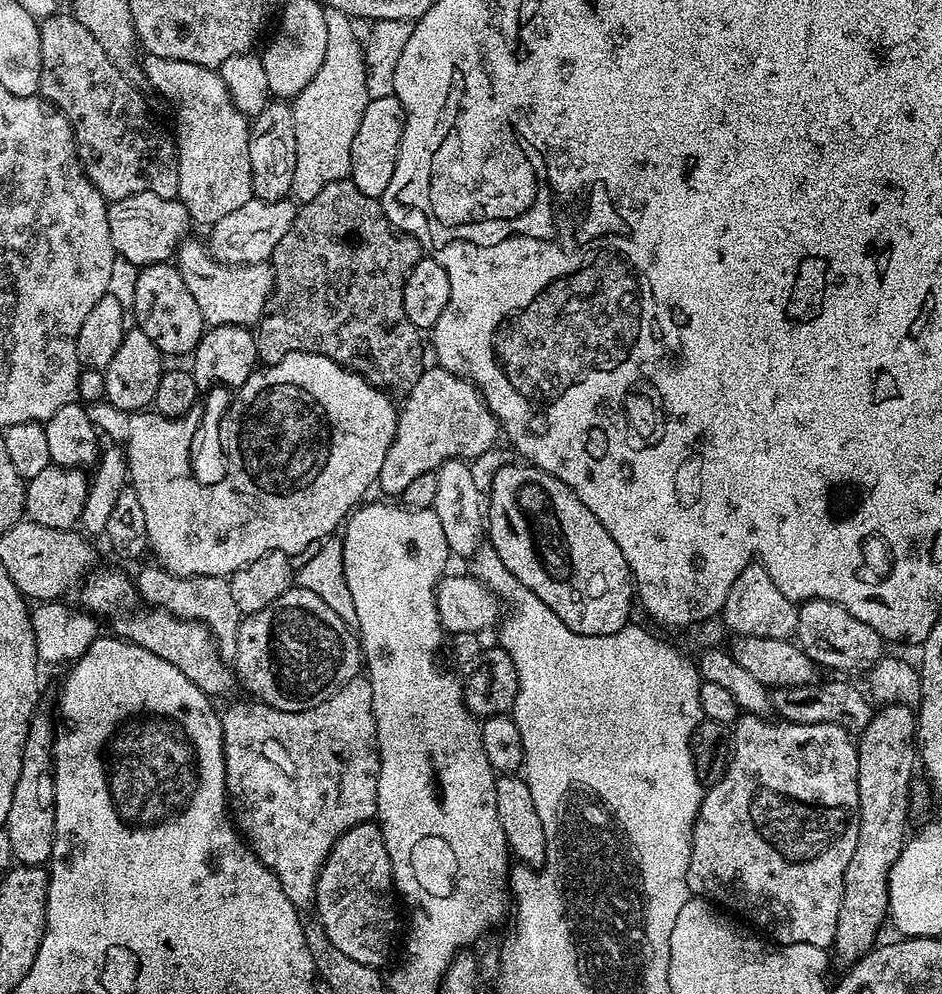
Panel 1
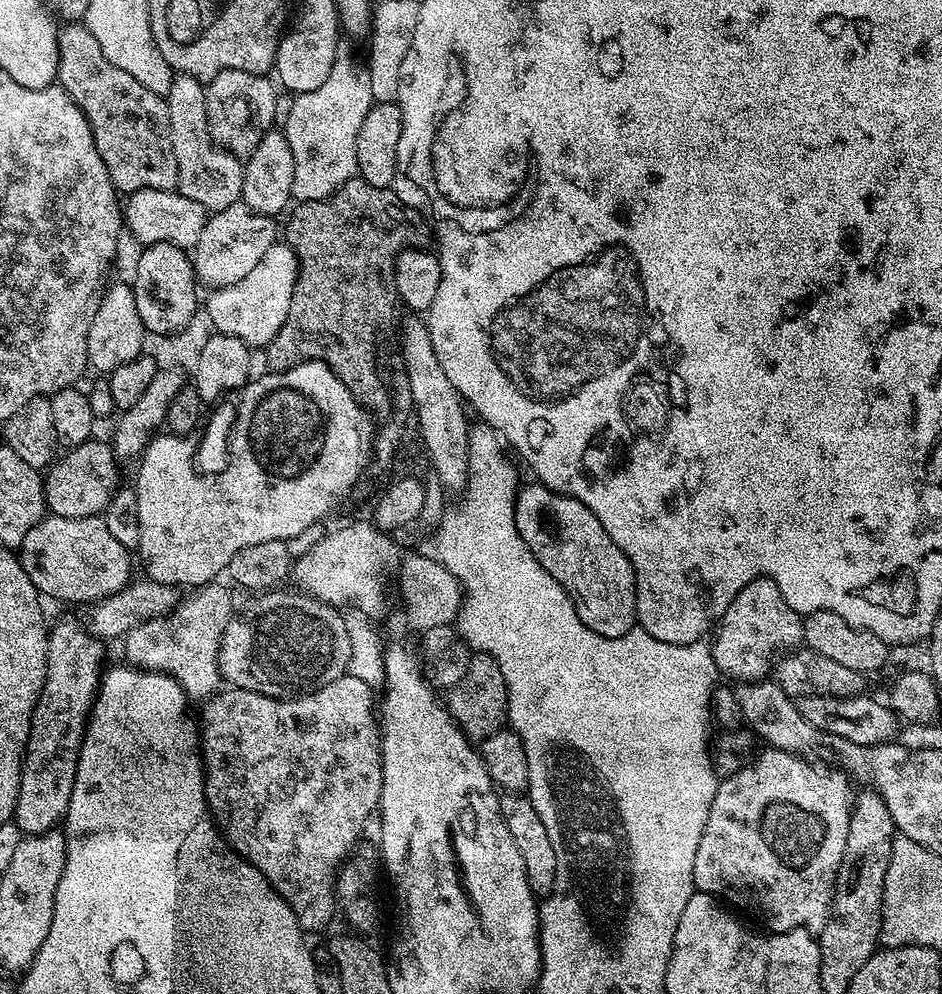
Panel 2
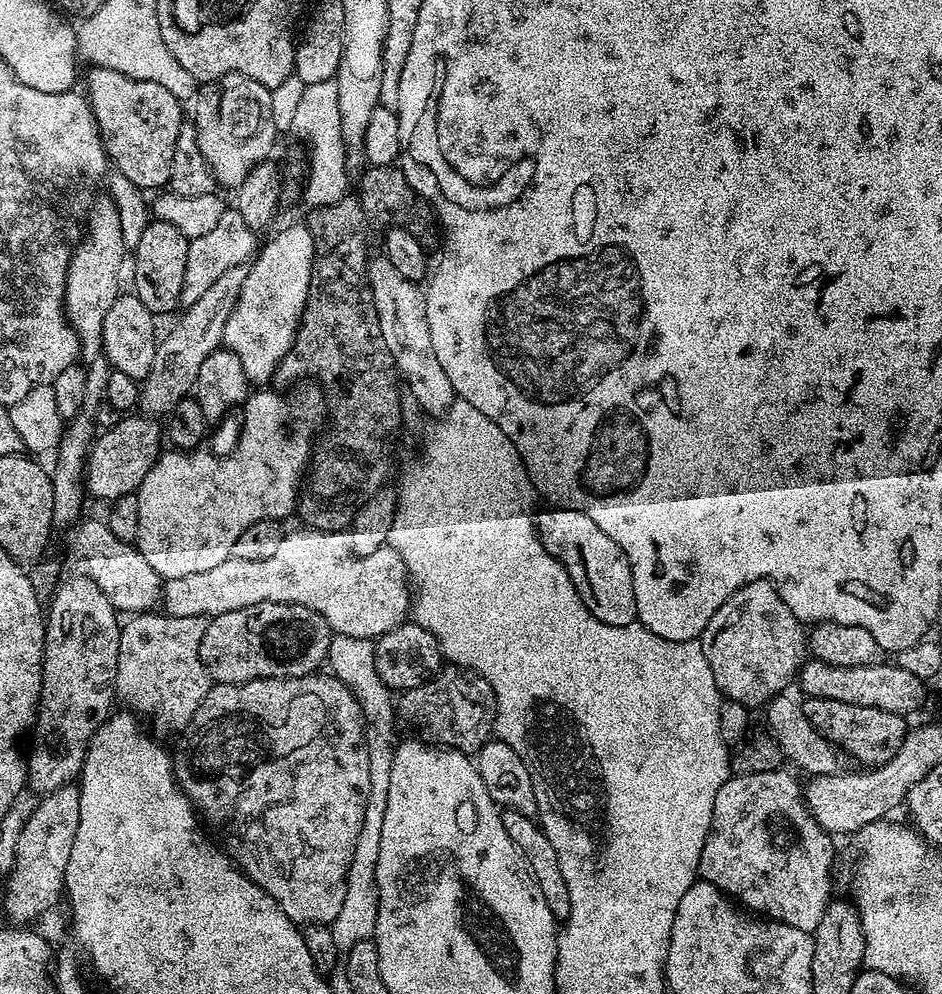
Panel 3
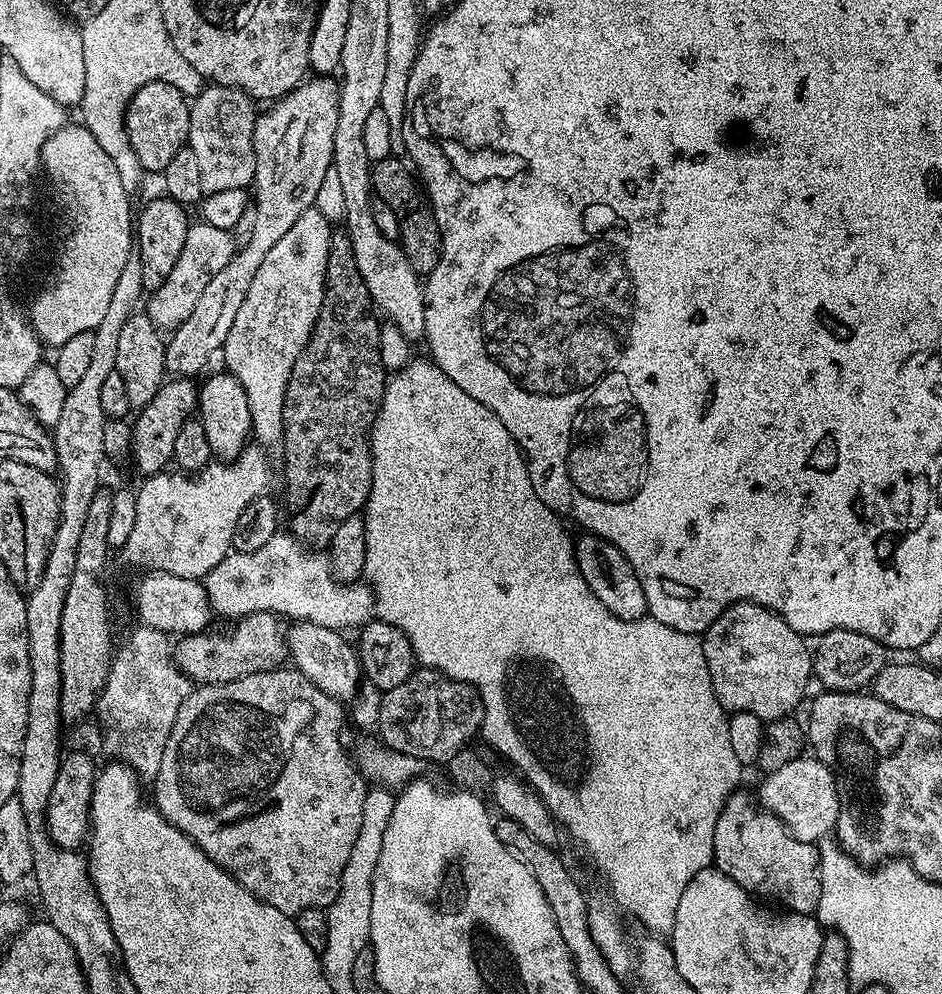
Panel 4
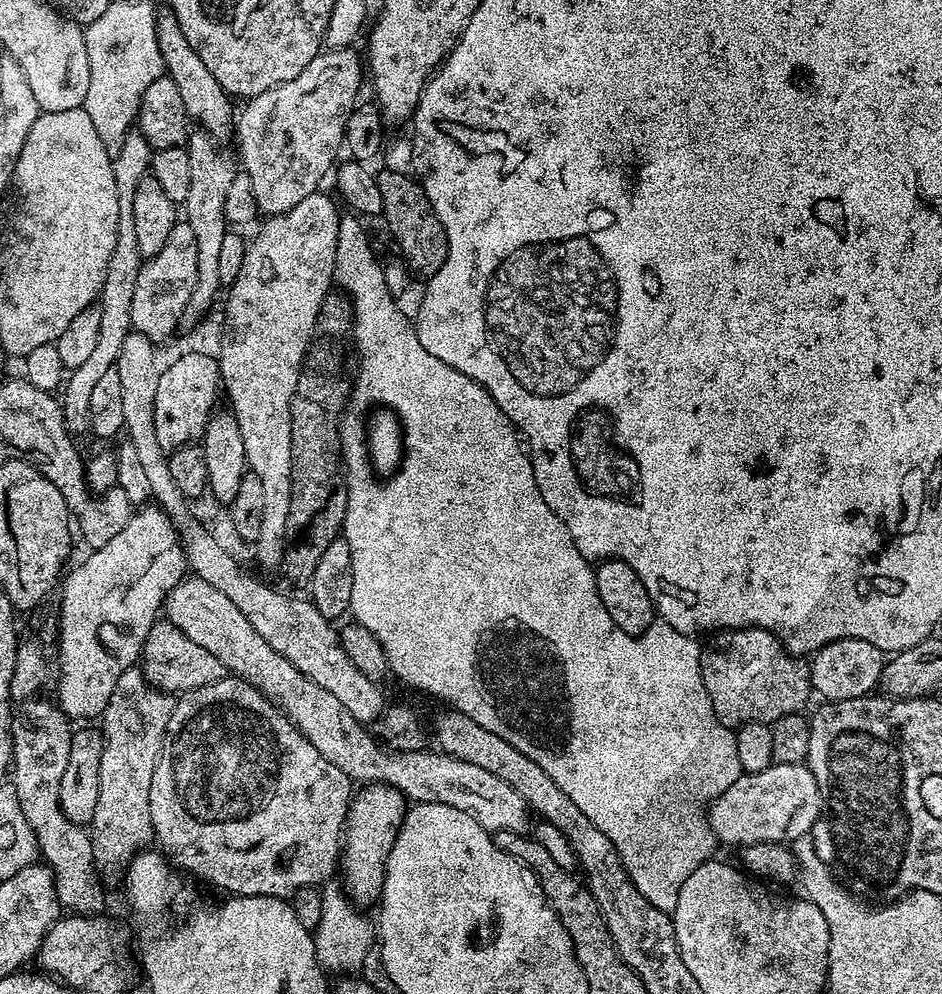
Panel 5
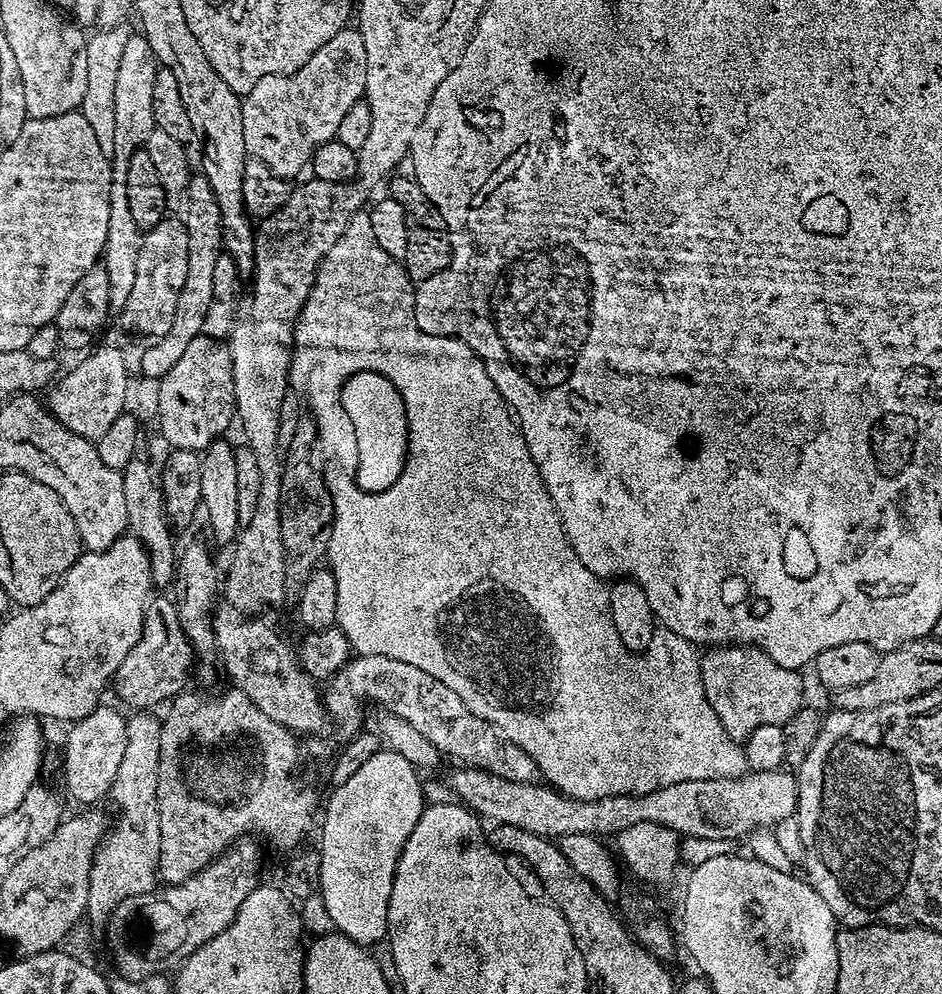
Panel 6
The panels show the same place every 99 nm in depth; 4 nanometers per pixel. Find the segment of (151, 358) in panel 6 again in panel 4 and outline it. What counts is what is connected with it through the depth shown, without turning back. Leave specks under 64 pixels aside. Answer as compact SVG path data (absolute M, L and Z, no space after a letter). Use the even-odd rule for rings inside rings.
M228 84L205 86L190 104L190 134L187 147L198 158L198 175L202 178L200 191L204 194L218 194L218 190L247 189L256 178L254 158L254 126L258 115L257 101L241 88L231 88Z

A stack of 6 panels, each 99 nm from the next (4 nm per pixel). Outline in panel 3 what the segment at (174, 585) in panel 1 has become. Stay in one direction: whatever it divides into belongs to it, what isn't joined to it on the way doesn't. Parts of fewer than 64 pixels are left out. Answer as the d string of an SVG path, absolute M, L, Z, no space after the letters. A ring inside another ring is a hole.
M156 610L141 612L125 619L118 642L118 674L116 675L116 694L121 701L124 699L123 707L141 717L152 716L152 724L160 732L183 733L194 718L194 710L202 706L202 698L206 698L214 683L200 657L202 638L206 634L208 625L209 621L202 616L178 618L163 615Z

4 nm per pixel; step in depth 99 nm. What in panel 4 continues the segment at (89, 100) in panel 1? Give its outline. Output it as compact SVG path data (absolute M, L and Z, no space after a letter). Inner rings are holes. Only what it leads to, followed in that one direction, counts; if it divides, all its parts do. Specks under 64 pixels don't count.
M165 80L150 82L136 91L128 103L124 125L141 169L145 173L163 173L164 168L170 166L174 154L185 151L190 134L189 97L181 94L178 86L170 86L170 82Z

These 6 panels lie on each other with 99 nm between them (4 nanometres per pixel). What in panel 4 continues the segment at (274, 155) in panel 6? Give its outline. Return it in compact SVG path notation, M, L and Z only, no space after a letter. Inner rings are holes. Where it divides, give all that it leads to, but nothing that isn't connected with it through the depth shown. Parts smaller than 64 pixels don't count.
M317 75L314 79L305 79L287 96L280 97L271 105L269 112L261 111L256 118L254 126L254 158L256 159L256 178L254 189L254 231L250 234L250 242L246 242L237 251L235 256L210 278L206 290L202 290L198 302L194 305L194 311L182 326L178 326L167 337L165 352L165 373L176 378L192 378L195 372L203 373L204 367L208 364L208 359L212 355L219 353L226 342L226 334L230 334L230 326L234 326L234 318L238 315L238 310L246 298L246 290L250 290L250 282L254 282L254 274L258 274L258 266L266 258L271 247L280 241L306 214L308 208L313 207L318 198L318 190L324 188L326 174L332 171L332 155L334 154L334 126L338 126L338 98L340 97L339 83L331 75Z

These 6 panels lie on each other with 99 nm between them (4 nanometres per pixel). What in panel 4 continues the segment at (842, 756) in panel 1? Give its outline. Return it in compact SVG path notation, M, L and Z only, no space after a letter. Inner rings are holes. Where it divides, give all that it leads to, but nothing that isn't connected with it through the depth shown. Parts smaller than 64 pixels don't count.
M737 790L722 806L714 826L712 864L757 898L775 902L790 912L815 913L820 897L817 845L794 838L777 816L758 803L753 793L751 796L748 792Z

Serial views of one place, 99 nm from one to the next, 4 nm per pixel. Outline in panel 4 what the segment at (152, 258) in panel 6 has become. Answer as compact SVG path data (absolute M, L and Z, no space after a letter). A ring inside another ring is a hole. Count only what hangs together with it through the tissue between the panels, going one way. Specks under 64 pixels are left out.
M203 222L189 223L186 242L182 245L182 254L178 254L178 262L174 262L174 270L170 270L162 286L151 289L147 297L146 313L153 326L159 330L174 330L182 326L182 322L190 318L194 305L197 304L202 290L206 290L210 278L214 278L214 274L218 274L218 270L222 270L222 266L226 266L226 262L230 262L230 258L235 256L237 251L238 245L232 239L231 232L218 230L218 226Z

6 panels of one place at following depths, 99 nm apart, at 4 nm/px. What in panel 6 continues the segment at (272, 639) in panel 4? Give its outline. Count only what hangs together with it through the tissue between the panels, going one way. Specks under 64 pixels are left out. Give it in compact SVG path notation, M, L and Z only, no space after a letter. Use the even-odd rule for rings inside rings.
M164 594L158 596L154 602L149 603L148 610L144 613L142 638L138 638L138 646L134 646L134 650L130 650L130 654L126 656L115 685L117 694L132 710L152 710L155 704L167 705L172 697L179 696L189 687L188 675L191 672L193 675L194 672L192 643L182 630L175 603L169 597L168 601Z

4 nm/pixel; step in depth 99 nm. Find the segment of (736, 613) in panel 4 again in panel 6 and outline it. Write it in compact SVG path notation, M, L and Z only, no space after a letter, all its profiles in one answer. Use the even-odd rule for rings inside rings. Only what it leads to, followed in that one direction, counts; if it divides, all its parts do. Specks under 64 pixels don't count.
M742 644L709 647L700 657L700 673L704 696L718 714L722 730L737 742L748 740L758 726L783 726L806 704L803 675L797 669L778 666L760 648Z

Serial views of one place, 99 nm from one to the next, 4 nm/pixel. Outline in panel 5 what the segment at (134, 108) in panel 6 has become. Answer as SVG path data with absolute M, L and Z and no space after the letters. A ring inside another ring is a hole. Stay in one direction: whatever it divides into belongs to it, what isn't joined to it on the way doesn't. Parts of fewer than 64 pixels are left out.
M130 130L124 136L118 155L113 159L114 182L118 191L118 242L114 242L114 254L110 254L110 266L106 266L106 278L102 282L102 290L98 297L98 307L102 314L102 322L98 329L98 343L88 355L82 366L71 369L62 384L62 407L64 424L69 433L88 432L92 426L92 395L94 386L102 379L106 370L115 368L122 344L132 331L130 309L134 302L134 285L138 283L138 274L142 257L138 250L138 237L135 236L134 225L134 192L151 167L152 149L138 130Z

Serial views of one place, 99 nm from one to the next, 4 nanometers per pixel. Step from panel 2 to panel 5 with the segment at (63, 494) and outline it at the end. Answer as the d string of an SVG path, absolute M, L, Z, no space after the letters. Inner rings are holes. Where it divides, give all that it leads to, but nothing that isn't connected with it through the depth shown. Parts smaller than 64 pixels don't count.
M188 352L161 371L158 394L154 399L154 425L158 443L164 453L171 454L174 449L203 437L208 419L217 407L216 395L221 395L221 392L220 362L215 355Z

